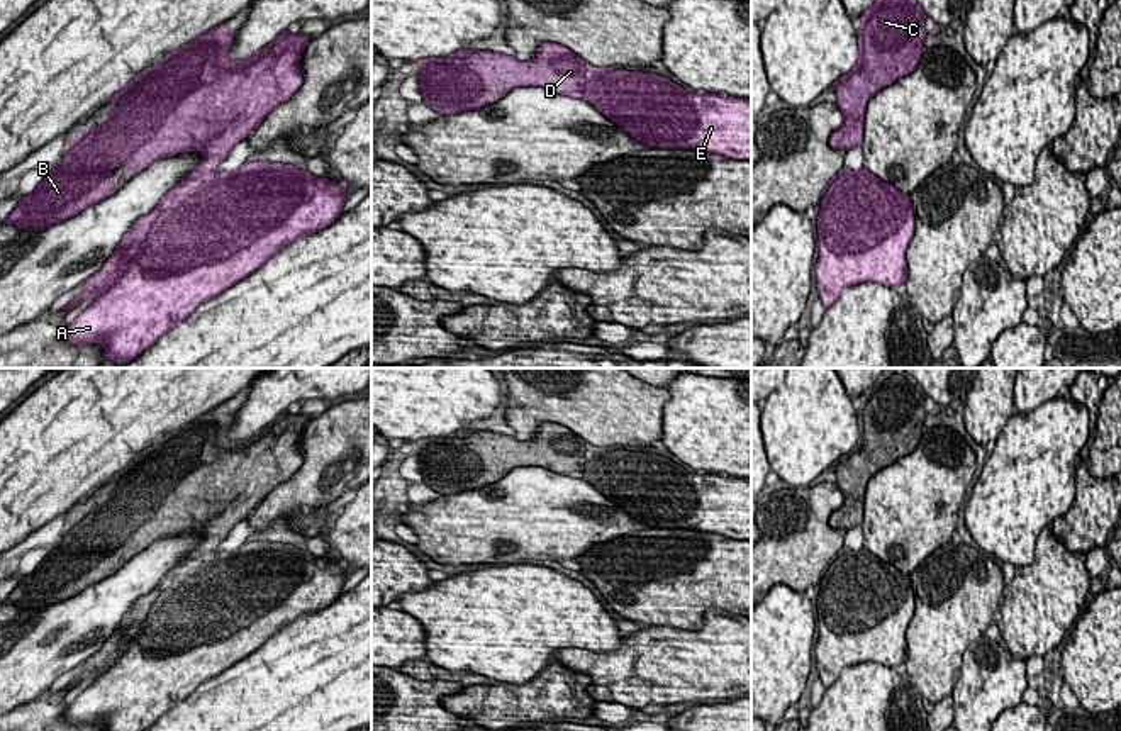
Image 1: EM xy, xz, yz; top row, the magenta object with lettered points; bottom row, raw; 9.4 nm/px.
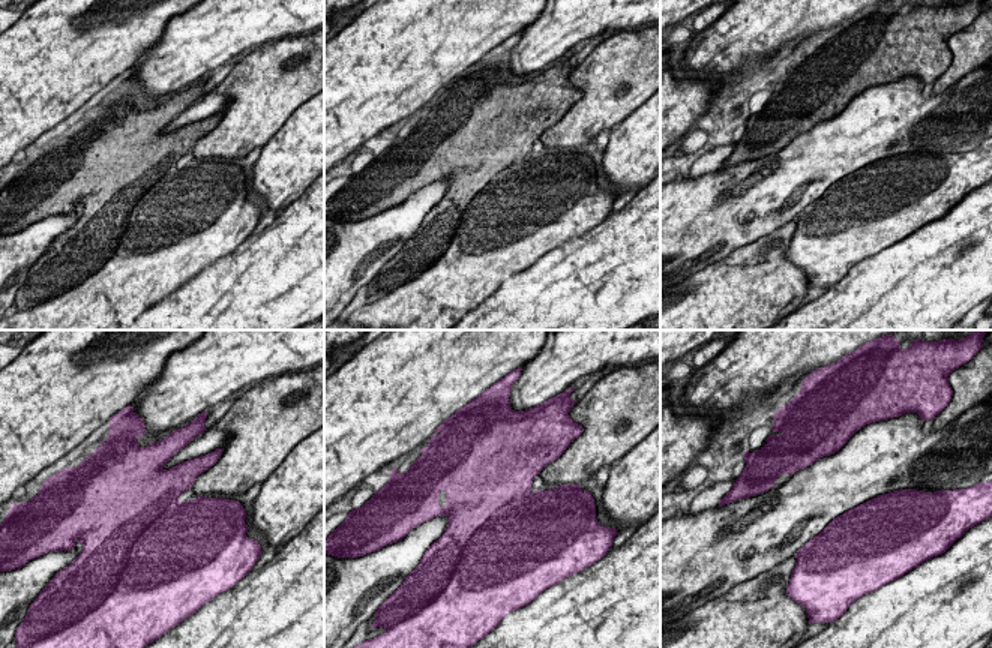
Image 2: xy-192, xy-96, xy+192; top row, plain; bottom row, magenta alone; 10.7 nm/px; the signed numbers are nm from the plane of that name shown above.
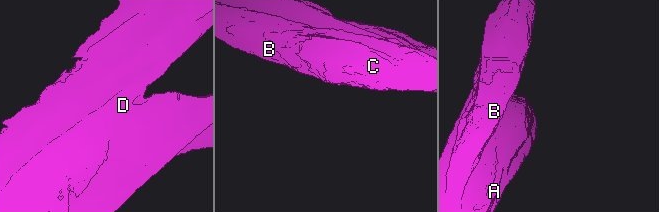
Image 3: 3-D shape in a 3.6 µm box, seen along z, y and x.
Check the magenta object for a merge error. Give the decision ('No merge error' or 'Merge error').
Merge error

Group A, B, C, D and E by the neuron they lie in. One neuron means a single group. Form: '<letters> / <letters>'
A E / B C D

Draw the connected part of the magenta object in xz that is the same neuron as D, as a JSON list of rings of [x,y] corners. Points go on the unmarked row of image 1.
[[[543,422],[529,441],[480,429],[421,441],[414,456],[419,458],[422,483],[439,495],[495,483],[494,472],[504,477],[519,466],[539,466],[561,475],[577,472],[594,487],[602,485],[605,497],[617,497],[617,488],[622,483],[629,487],[633,475],[631,455],[619,449],[614,449],[609,472],[599,473],[597,461],[607,449],[590,448],[583,438],[556,422]]]

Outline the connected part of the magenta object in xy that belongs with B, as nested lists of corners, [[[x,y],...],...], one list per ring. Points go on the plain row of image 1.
[[[224,404],[198,416],[180,429],[168,432],[137,453],[120,472],[112,477],[114,487],[105,502],[95,511],[86,509],[66,527],[63,539],[51,546],[49,555],[7,595],[7,602],[24,611],[41,611],[83,592],[92,583],[112,577],[125,565],[112,566],[112,550],[124,548],[129,560],[148,550],[156,539],[187,531],[200,531],[204,541],[166,575],[175,577],[188,561],[202,566],[197,575],[205,582],[214,565],[229,563],[249,568],[253,558],[265,553],[263,541],[244,543],[234,551],[217,551],[234,526],[248,517],[280,483],[302,465],[298,441],[309,417],[285,410],[248,439],[231,439],[229,429],[237,410]]]

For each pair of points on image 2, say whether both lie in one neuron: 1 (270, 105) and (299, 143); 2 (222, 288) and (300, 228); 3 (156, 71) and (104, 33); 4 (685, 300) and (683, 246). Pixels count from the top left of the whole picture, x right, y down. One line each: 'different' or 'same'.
1: different
2: same
3: different
4: different

